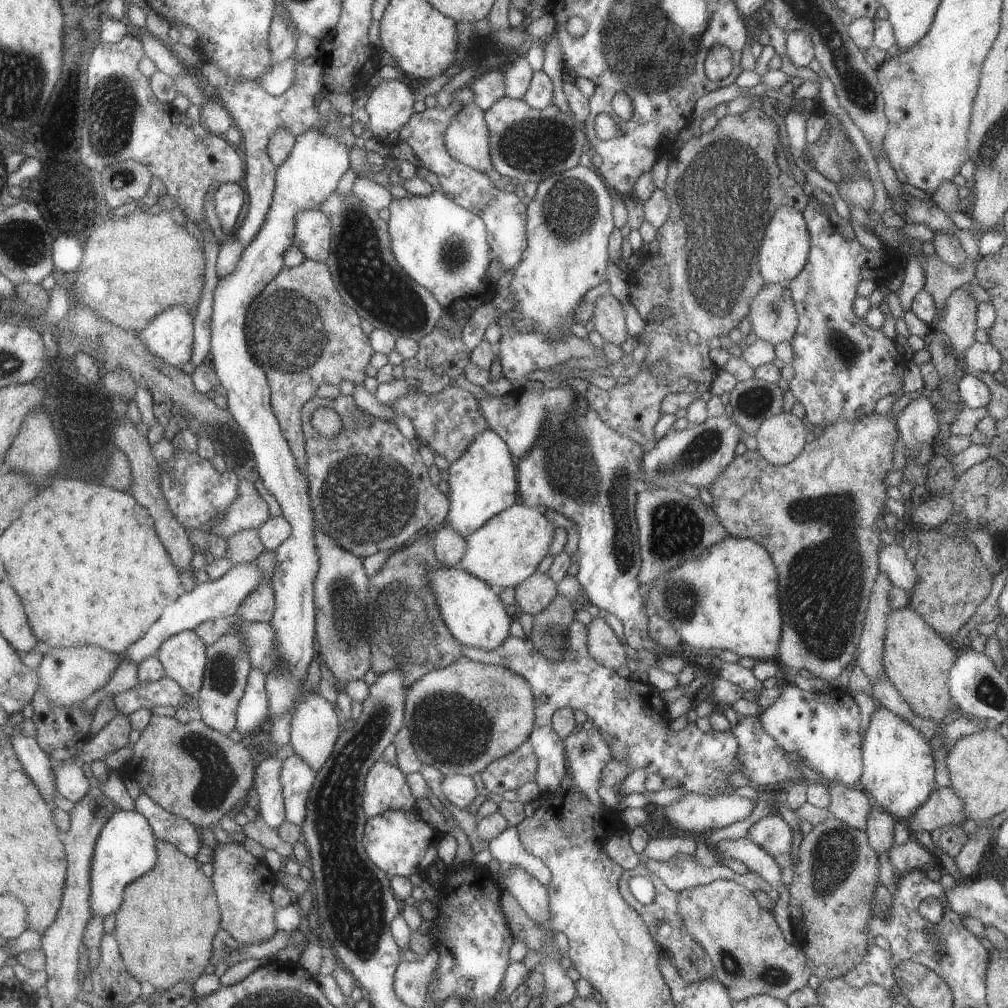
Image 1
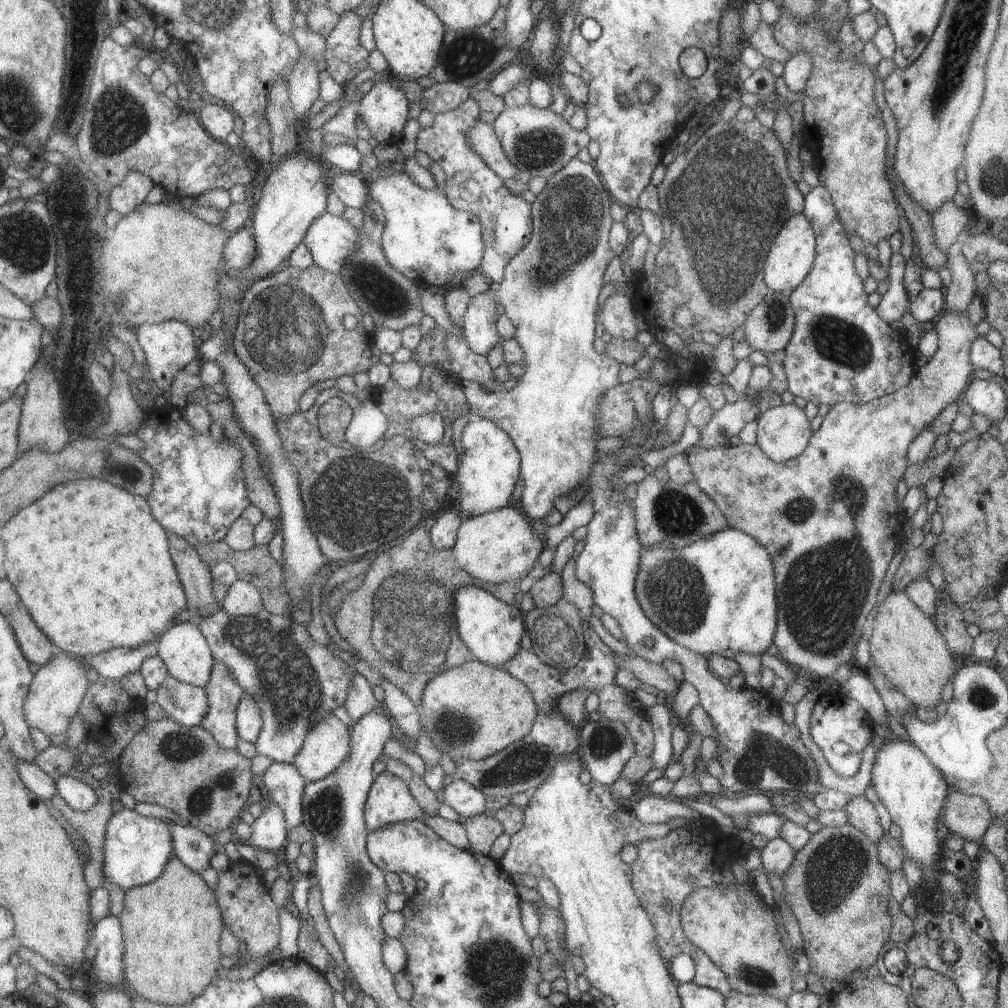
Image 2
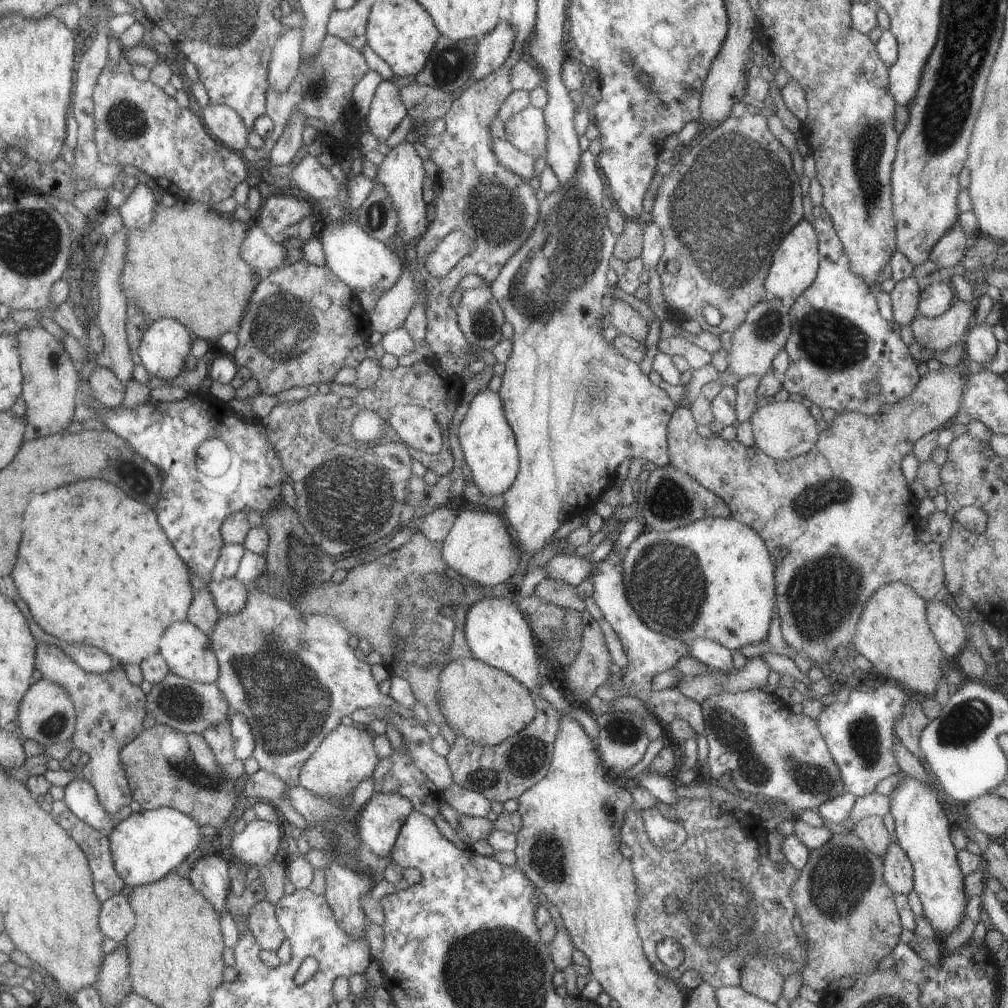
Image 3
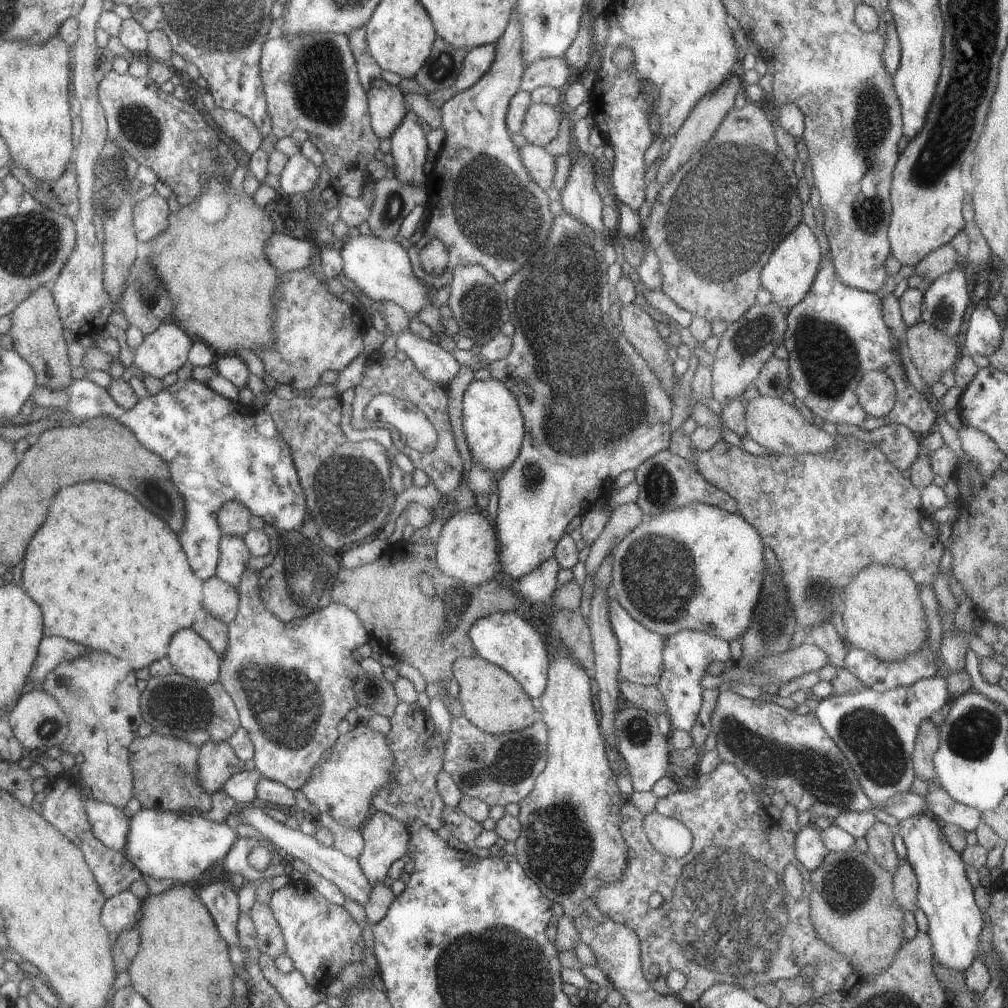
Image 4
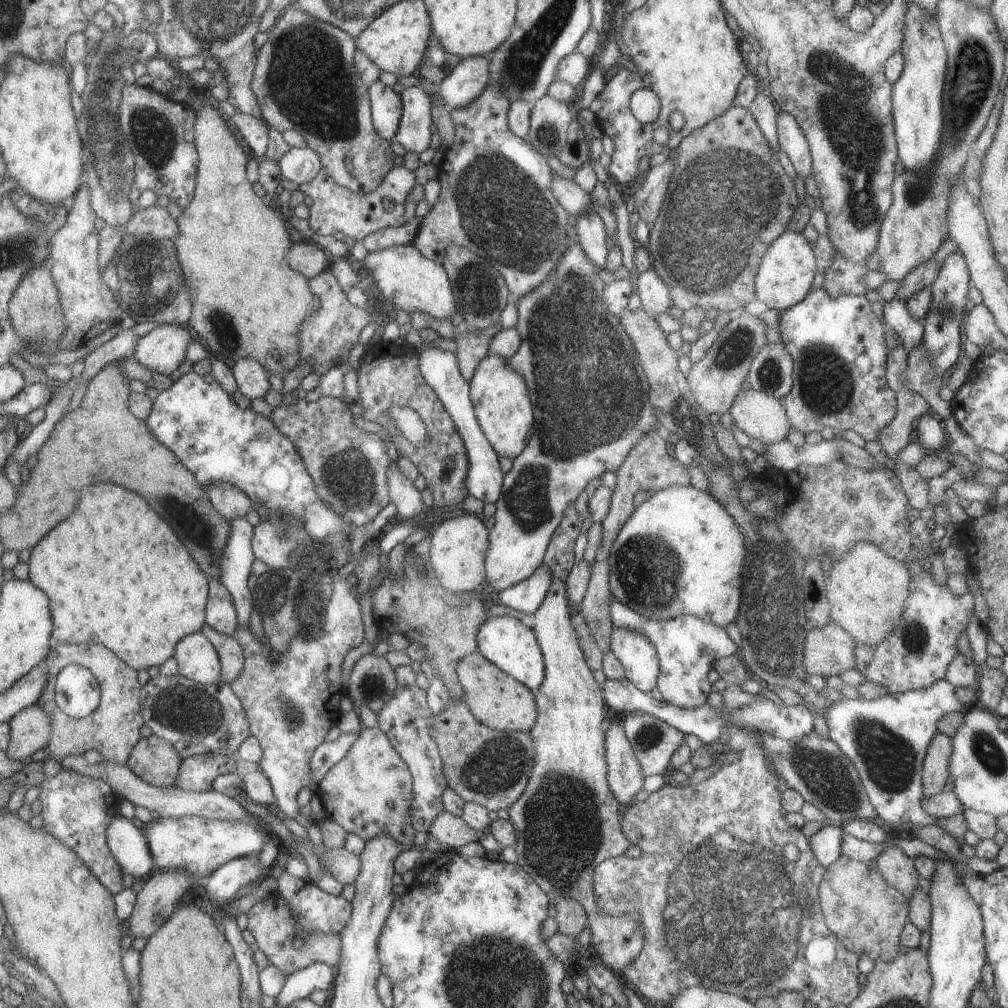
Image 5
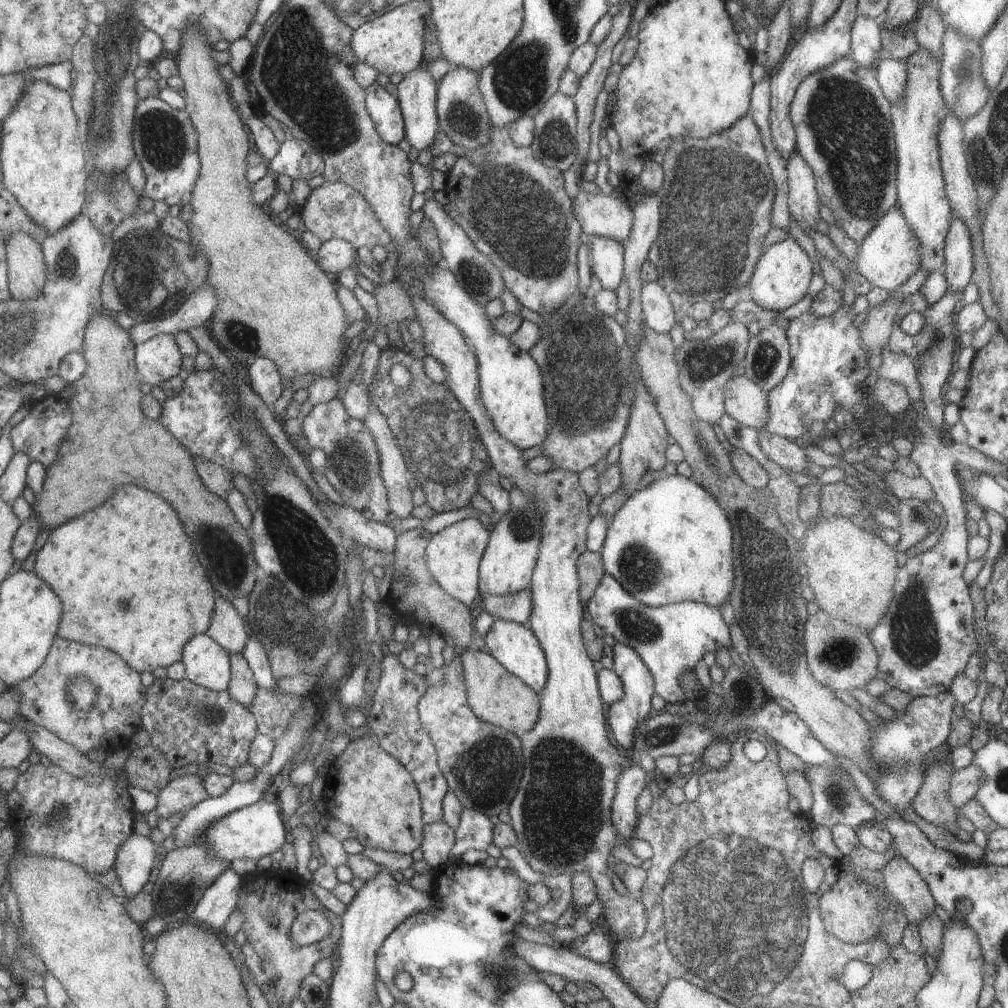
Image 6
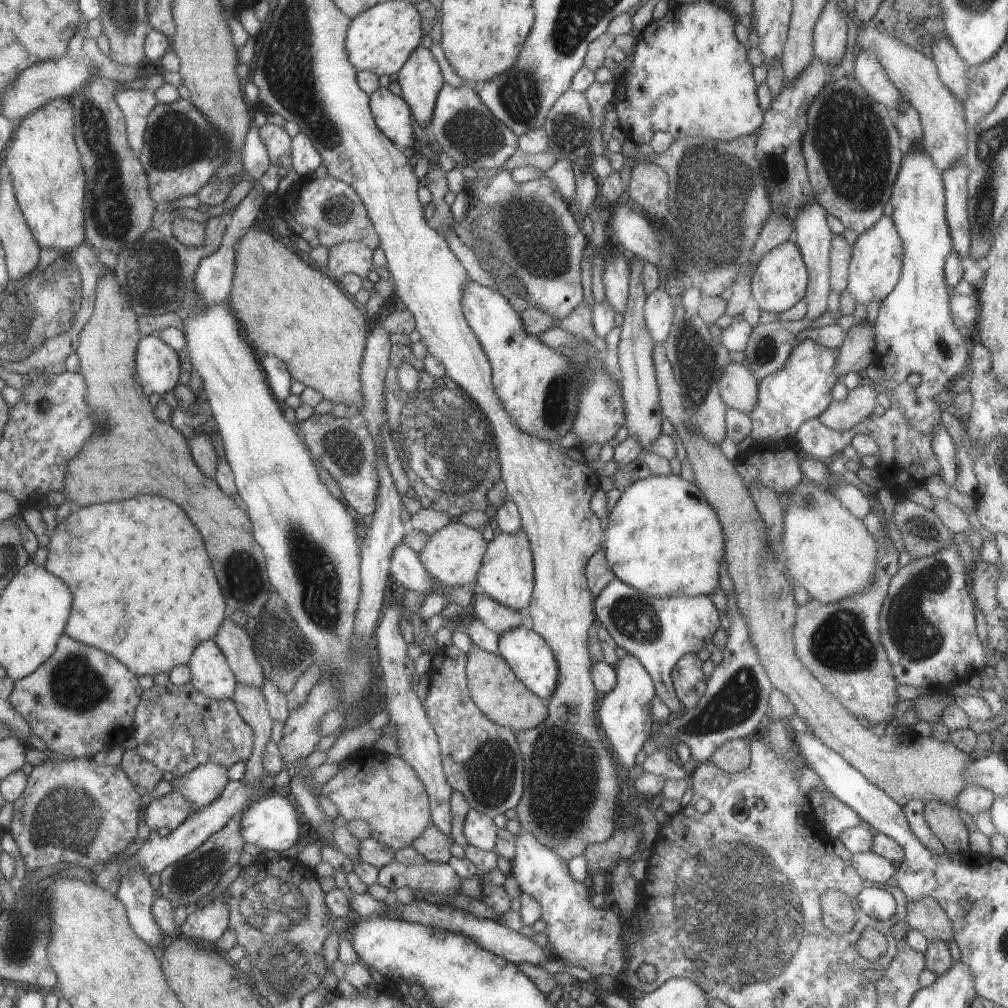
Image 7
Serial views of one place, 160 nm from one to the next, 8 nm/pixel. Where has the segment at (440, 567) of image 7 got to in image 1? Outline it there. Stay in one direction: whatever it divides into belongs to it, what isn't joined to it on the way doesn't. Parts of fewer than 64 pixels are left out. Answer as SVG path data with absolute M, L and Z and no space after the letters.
M513 504L489 518L483 526L465 536L465 552L459 569L483 580L494 589L515 587L536 572L538 564L549 554L554 526L545 518L541 508Z

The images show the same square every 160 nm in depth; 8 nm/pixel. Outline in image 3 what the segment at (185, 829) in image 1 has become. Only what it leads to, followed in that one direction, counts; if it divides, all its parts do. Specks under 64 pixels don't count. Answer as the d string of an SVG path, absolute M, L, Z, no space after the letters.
M210 852L199 860L195 859L188 873L193 888L213 905L219 916L227 911L225 901L230 890L227 868L230 864L227 857Z

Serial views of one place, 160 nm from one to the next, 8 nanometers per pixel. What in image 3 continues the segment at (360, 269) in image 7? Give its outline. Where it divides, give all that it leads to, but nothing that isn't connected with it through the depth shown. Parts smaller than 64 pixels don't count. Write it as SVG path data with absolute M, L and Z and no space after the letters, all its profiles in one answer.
M256 223L249 224L238 246L238 254L255 272L265 274L284 266L286 251L272 241Z

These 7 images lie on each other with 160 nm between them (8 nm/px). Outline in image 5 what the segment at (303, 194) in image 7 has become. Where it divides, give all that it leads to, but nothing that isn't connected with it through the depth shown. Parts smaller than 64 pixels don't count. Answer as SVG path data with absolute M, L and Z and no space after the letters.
M393 166L382 176L382 181L375 190L360 195L339 186L328 172L321 168L311 180L300 184L298 189L311 198L307 222L314 233L333 235L339 231L357 241L375 230L403 225L404 199L407 191L415 184L413 171L402 166Z

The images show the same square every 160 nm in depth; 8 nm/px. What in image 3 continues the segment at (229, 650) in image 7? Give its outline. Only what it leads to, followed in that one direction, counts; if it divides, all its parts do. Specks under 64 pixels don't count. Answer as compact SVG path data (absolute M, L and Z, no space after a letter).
M234 576L219 582L209 580L207 583L214 605L221 615L234 615L244 607L248 594Z

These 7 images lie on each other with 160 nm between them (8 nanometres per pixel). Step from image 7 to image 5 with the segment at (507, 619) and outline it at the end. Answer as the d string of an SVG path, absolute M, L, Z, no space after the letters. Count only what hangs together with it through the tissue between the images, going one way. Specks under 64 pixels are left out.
M539 565L531 576L496 592L492 598L497 604L509 606L523 615L534 613L547 594L551 581L551 571L548 571L548 568L543 565Z

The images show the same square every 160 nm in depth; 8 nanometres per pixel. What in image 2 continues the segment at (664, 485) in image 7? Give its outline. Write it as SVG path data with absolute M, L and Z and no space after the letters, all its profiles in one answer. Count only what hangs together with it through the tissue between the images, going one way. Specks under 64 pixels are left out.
M725 528L683 548L653 544L642 548L634 583L635 598L647 619L676 644L707 657L725 650L734 653L765 653L776 628L776 597L773 564L765 548L747 534Z

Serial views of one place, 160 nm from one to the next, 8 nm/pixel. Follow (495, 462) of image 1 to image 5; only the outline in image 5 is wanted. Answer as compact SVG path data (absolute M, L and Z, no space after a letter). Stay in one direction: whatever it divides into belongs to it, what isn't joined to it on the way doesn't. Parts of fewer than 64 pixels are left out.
M485 355L468 383L468 395L477 424L495 454L515 458L525 448L532 433L533 411L525 381L506 360L497 355Z

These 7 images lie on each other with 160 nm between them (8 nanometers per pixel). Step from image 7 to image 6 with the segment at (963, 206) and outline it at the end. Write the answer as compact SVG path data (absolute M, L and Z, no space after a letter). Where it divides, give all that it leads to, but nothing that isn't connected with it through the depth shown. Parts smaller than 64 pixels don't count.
M952 214L950 227L944 238L944 263L941 273L948 292L962 292L972 276L972 246L967 227Z

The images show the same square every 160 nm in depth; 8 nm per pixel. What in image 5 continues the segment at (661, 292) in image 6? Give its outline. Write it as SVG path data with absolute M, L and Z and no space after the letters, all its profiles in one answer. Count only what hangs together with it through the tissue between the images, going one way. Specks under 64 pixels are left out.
M653 268L645 269L634 279L640 298L640 308L650 317L655 314L667 313L671 305L670 294L667 292L666 284L659 280L659 275Z

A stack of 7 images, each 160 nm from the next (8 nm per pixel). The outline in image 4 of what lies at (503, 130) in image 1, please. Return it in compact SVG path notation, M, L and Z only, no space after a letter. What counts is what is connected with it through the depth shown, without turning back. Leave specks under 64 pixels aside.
M531 103L525 111L518 134L521 134L529 144L547 148L557 134L558 125L559 120L554 106Z

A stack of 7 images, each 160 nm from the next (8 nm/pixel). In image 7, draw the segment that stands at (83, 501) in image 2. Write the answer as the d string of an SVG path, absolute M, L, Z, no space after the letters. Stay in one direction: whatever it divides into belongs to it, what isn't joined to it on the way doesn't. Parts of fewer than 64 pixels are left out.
M139 494L123 502L107 502L107 504L93 504L87 508L81 507L79 512L69 514L56 524L52 530L51 538L47 546L47 557L43 567L48 573L61 579L61 582L70 590L71 610L67 617L65 628L62 634L77 642L104 650L122 662L136 677L141 675L153 676L159 673L168 673L174 666L186 665L189 662L192 650L203 640L212 639L218 631L219 625L226 614L226 604L219 592L219 586L215 582L215 576L209 566L209 558L203 548L203 540L195 526L189 522L189 518L183 514L179 506L173 502L159 498L159 496L149 496L149 494Z

